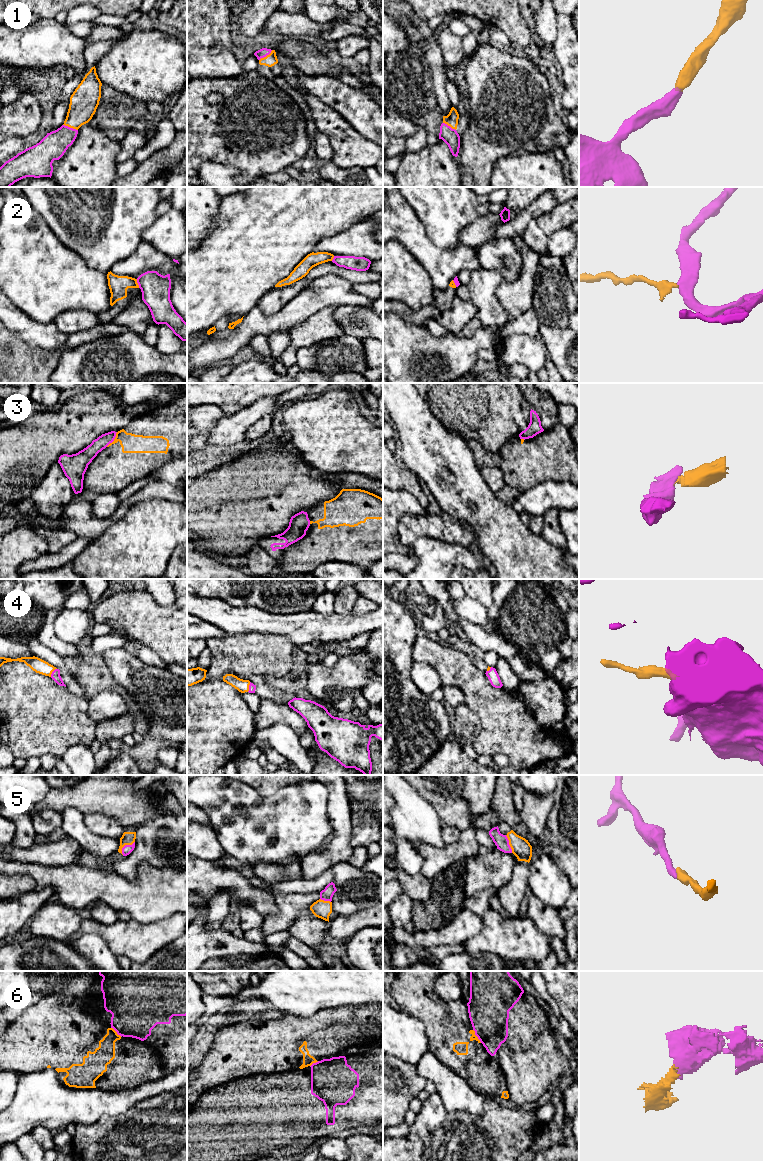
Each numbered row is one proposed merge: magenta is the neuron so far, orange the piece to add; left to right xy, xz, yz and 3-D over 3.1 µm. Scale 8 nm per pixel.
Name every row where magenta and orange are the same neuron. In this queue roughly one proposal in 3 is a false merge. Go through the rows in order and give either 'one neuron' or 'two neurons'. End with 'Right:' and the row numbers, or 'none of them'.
1: one neuron
2: two neurons
3: two neurons
4: one neuron
5: one neuron
6: two neurons
Right: 1, 4, 5

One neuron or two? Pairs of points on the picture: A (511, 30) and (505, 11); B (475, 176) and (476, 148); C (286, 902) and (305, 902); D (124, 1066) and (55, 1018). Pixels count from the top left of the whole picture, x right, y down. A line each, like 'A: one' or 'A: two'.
A: one
B: one
C: one
D: one

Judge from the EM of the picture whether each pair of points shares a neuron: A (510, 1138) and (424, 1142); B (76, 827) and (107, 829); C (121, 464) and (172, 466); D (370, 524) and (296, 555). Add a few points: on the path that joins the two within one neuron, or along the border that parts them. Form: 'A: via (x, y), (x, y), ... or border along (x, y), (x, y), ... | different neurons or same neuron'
A: via (489, 1142), (445, 1142) | same neuron
B: border along (83, 815), (83, 823), (91, 831), (110, 837) | different neurons
C: border along (176, 457), (167, 458), (148, 475) | different neurons
D: via (352, 524), (337, 524), (314, 547) | same neuron

